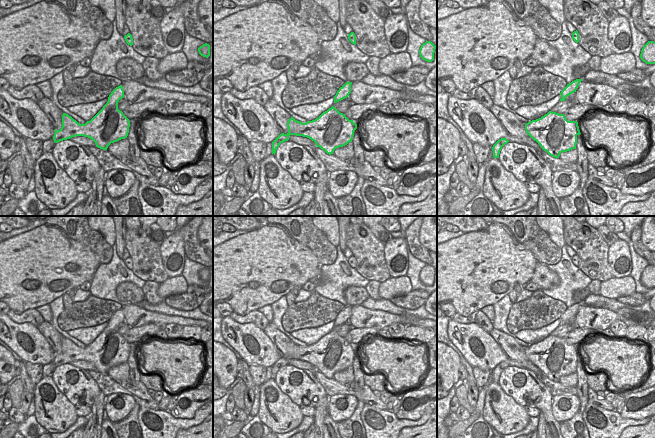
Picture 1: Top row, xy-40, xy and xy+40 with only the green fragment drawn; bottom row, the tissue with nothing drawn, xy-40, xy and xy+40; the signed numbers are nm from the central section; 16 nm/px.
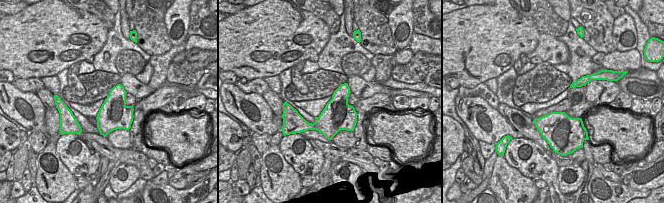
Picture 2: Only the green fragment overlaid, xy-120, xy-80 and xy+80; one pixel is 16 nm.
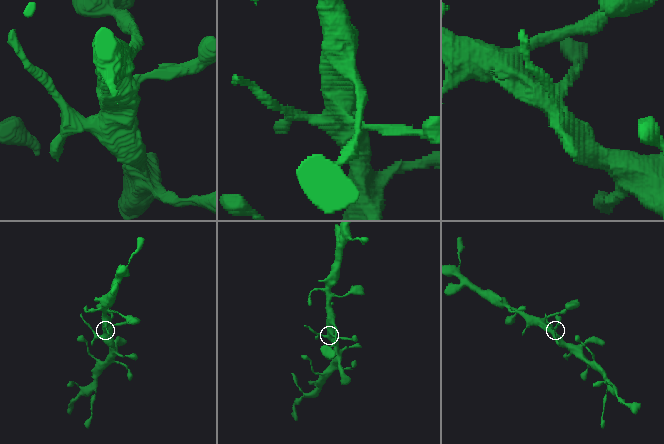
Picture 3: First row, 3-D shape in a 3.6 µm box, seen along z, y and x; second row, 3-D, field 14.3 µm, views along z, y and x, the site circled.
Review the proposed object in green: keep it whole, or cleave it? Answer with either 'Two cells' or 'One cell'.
Two cells

